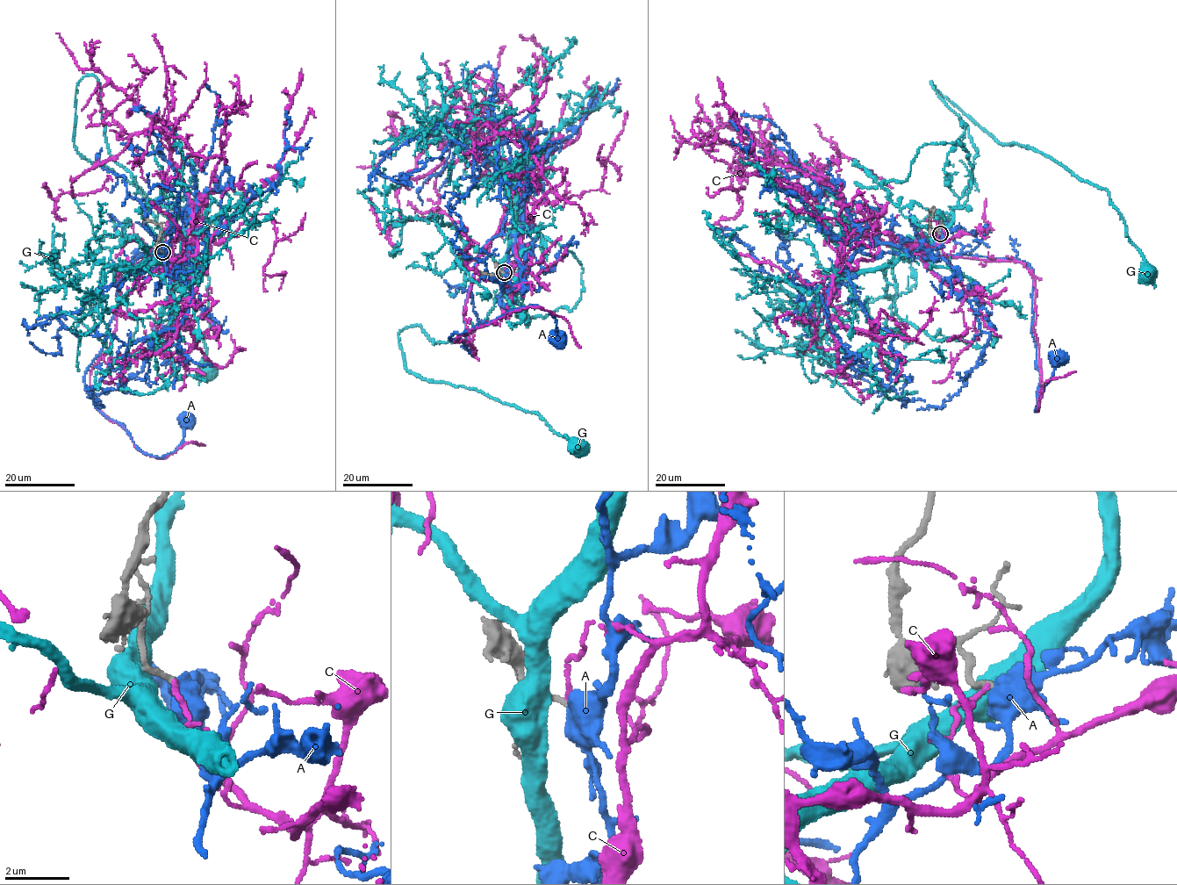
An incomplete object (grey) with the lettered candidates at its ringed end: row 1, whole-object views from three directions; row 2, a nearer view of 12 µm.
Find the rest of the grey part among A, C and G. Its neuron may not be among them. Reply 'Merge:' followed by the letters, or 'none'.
Merge: A

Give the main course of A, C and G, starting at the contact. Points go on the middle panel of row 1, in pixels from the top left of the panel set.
A: (504, 272), (515, 236), (503, 233), (475, 266), (472, 355), (450, 339), (528, 305), (552, 315), (558, 339)
C: (504, 271), (524, 203), (478, 258), (474, 352), (455, 341), (534, 306), (581, 347)
G: (500, 271), (494, 306), (460, 341), (434, 343), (422, 327), (405, 328), (405, 368), (533, 412), (578, 449)

